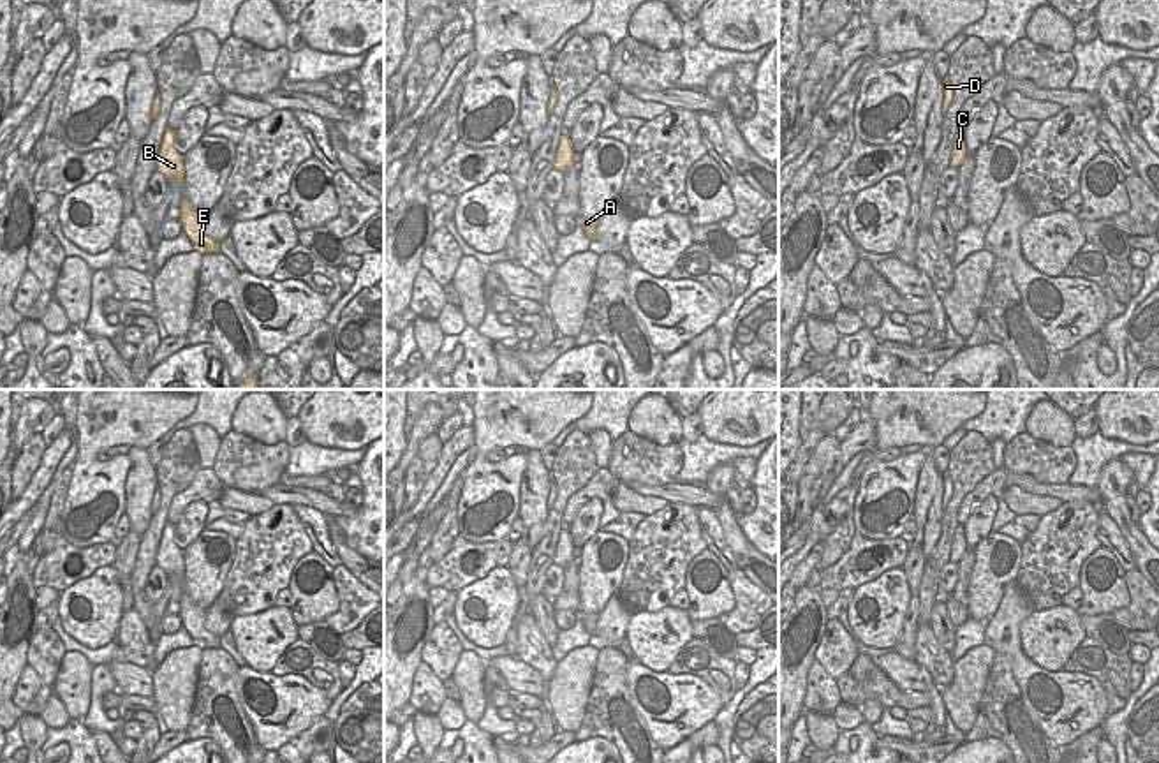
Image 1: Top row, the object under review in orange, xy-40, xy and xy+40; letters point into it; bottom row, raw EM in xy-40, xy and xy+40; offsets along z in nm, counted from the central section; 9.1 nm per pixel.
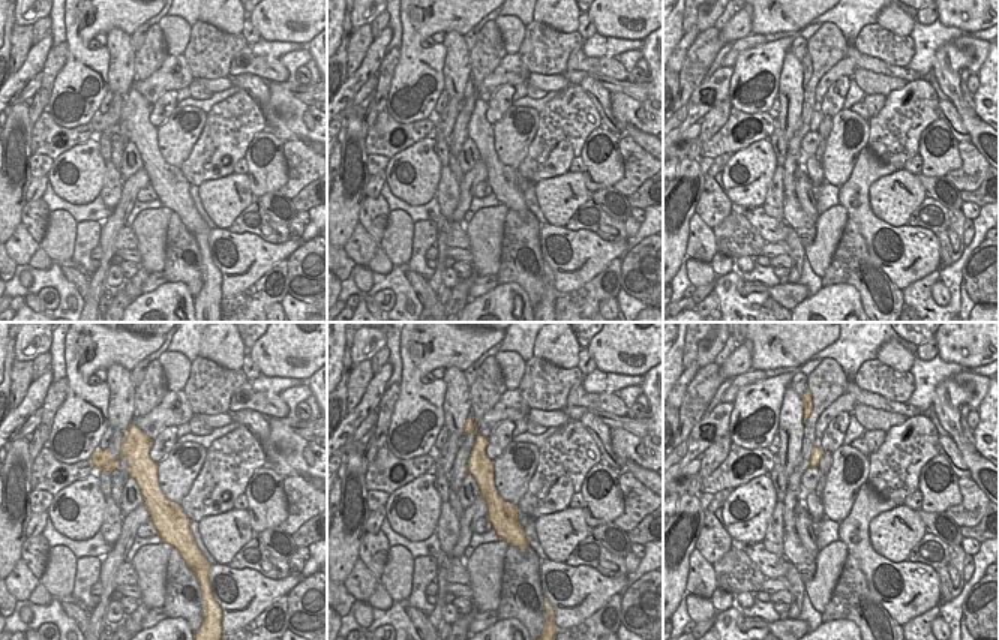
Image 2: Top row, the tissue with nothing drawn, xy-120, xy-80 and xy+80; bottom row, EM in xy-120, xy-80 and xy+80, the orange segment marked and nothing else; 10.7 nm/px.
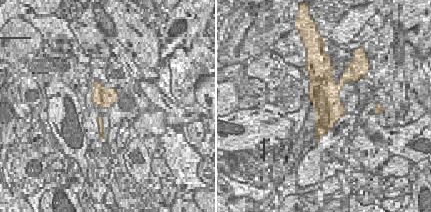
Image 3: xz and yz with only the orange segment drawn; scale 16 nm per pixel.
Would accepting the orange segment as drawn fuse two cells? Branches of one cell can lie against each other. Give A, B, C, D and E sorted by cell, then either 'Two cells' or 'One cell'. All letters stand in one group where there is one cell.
Groups: A B C D E. One cell.

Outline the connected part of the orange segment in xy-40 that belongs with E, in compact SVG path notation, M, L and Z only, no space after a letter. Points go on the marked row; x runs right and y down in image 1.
M183 196L180 203L180 224L187 238L196 250L203 254L220 254L220 243L204 234L206 213L194 208L194 204Z

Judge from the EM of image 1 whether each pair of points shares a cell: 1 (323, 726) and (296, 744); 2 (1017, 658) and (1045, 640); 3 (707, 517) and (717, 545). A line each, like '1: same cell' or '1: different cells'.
1: same cell
2: different cells
3: same cell

